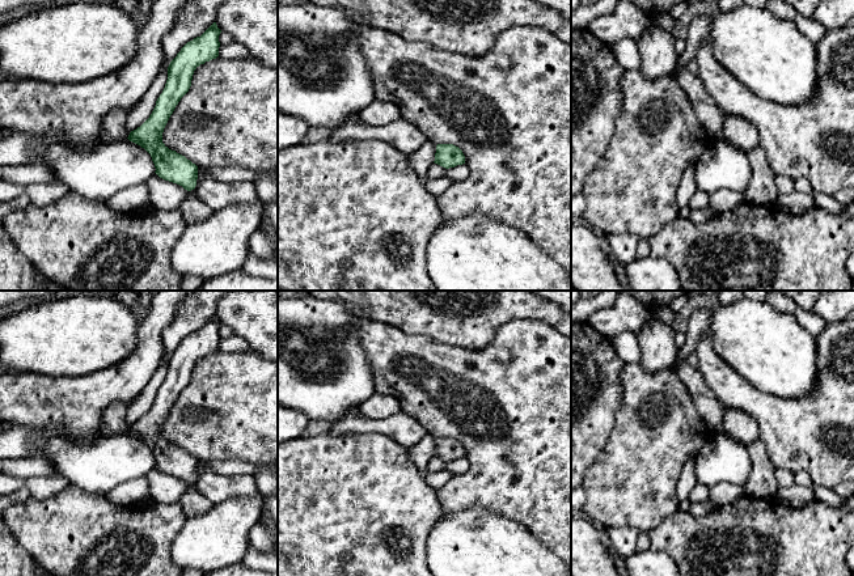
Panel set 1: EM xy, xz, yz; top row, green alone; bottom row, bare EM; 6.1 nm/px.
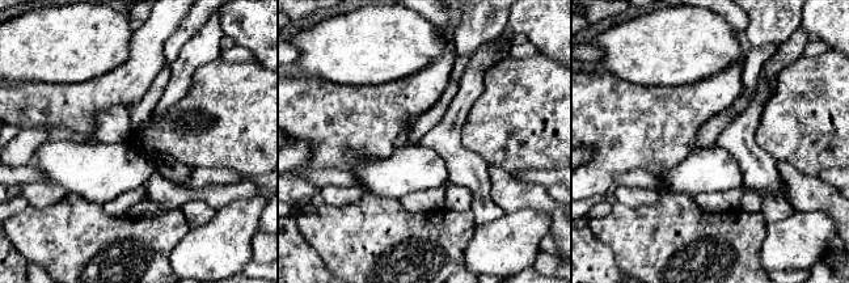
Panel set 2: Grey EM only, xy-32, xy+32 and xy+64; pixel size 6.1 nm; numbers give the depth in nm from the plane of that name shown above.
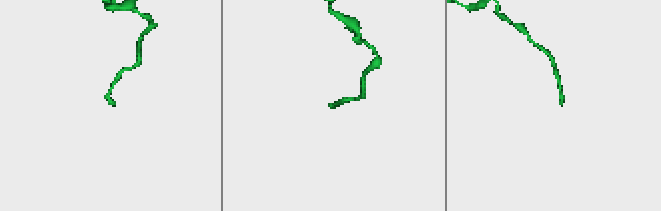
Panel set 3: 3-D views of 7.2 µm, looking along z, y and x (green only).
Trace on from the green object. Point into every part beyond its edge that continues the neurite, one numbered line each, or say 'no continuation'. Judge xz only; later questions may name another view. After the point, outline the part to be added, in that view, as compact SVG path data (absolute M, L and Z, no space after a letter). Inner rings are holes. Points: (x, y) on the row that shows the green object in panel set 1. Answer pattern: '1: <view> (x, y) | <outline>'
no continuation

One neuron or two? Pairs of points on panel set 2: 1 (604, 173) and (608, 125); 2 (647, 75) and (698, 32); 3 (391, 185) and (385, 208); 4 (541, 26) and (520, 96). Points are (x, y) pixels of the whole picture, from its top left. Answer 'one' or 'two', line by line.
1: one
2: one
3: two
4: two

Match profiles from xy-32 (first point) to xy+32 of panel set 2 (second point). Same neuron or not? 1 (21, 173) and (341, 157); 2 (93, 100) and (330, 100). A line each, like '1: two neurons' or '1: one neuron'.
1: two neurons
2: one neuron

